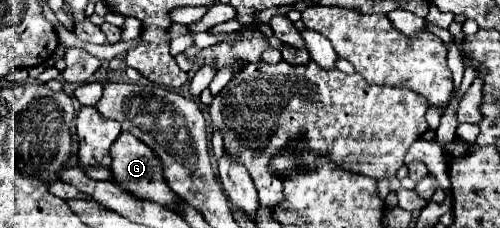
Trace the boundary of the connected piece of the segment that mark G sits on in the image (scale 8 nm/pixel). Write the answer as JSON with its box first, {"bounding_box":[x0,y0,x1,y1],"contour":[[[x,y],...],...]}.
{"bounding_box":[111,132,181,208],"contour":[[[123,132],[119,136],[119,140],[115,140],[115,144],[111,146],[111,172],[115,176],[115,182],[131,192],[133,196],[137,198],[143,198],[143,200],[153,200],[161,206],[167,206],[167,208],[175,208],[181,198],[175,196],[171,192],[171,188],[167,186],[165,178],[163,178],[163,168],[161,168],[161,162],[159,158],[155,156],[155,152],[151,148],[147,148],[147,144],[141,144],[141,140],[137,140],[135,136]]]}

